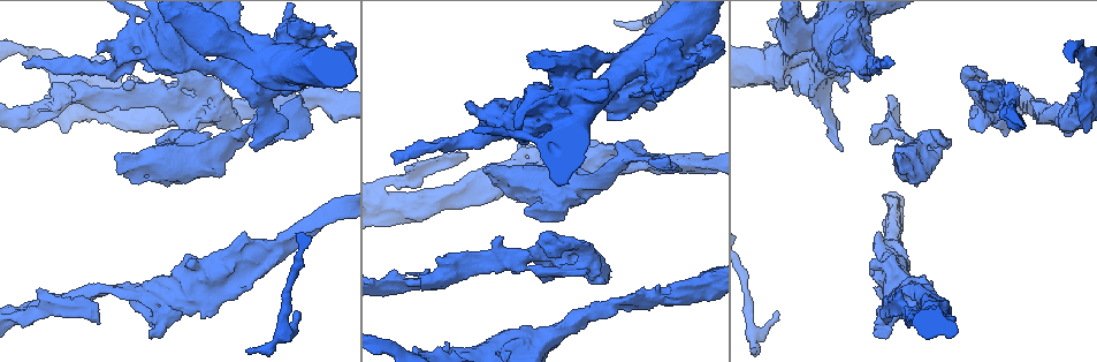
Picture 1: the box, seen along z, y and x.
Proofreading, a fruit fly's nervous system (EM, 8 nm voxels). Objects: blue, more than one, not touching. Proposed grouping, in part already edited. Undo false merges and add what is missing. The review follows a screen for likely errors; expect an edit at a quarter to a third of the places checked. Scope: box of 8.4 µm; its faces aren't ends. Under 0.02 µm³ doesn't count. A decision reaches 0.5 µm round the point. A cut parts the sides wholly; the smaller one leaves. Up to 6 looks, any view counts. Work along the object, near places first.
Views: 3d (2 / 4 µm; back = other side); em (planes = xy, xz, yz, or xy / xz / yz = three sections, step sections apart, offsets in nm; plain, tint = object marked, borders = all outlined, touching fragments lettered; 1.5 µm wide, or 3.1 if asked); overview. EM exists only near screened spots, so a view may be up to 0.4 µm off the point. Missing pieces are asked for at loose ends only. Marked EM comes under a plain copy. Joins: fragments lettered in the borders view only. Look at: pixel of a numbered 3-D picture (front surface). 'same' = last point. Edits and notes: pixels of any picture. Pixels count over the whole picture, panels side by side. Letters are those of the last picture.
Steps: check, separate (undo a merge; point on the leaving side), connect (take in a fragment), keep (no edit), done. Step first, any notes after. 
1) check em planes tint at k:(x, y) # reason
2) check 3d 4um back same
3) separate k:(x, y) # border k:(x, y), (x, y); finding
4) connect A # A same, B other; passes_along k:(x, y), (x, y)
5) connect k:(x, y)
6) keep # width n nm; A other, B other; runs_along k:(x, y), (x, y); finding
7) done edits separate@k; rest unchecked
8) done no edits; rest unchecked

check em planes tint at 1:(1028, 102) # thin neck

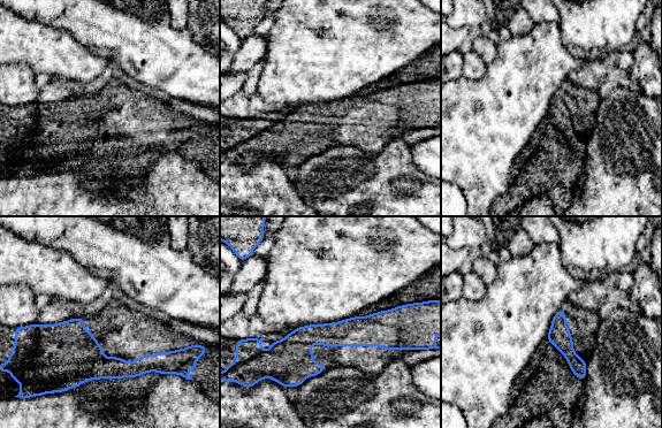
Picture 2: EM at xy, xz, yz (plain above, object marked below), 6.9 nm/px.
check em planes borders same # what lies round it

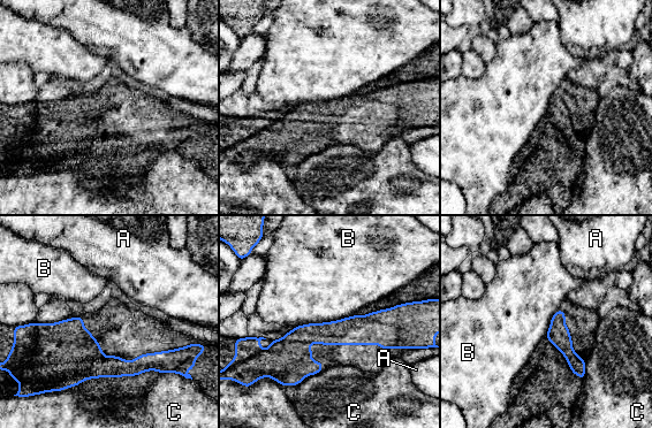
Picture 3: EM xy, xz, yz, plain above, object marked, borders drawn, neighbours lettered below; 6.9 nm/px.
keep # A other, B other, C other; border 3:(353, 314), (297, 326); all the same neuron

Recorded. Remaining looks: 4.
check em planes tint at 1:(267, 109) # calibre changes

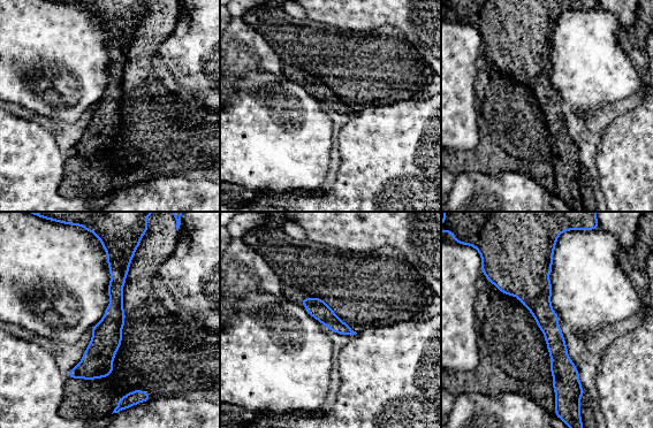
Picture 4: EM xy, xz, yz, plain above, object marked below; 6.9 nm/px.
check em planes borders same

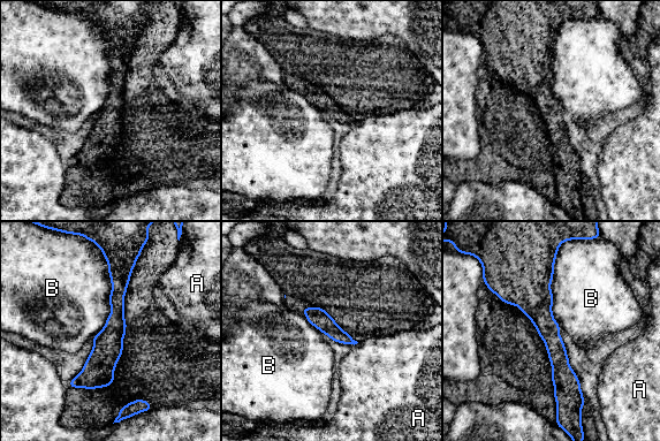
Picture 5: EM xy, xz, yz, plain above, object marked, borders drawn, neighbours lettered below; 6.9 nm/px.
keep # A other, B other; border 5:(103, 252), (110, 314), (91, 339); one neuron here

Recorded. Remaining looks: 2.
check 3d 4um at 1:(883, 62) # an open end

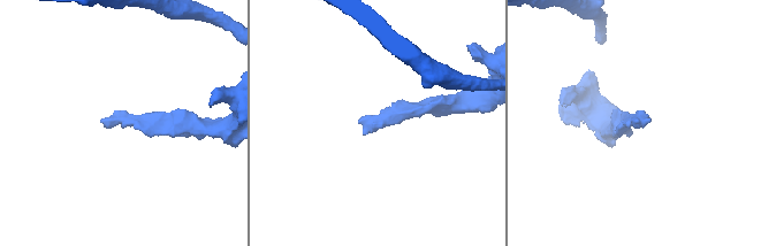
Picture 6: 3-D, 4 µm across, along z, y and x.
check em planes borders at 6:(359, 121)

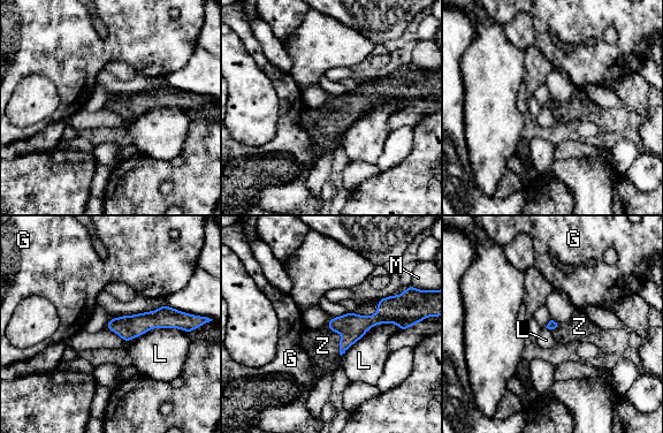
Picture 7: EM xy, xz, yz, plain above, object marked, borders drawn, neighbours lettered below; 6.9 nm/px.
connect Z # G other, L other, M other, Z same; passes_along 7:(352, 327), (341, 336), (322, 346); the neuron continues

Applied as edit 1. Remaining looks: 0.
done edits connect@7; rest unchecked

